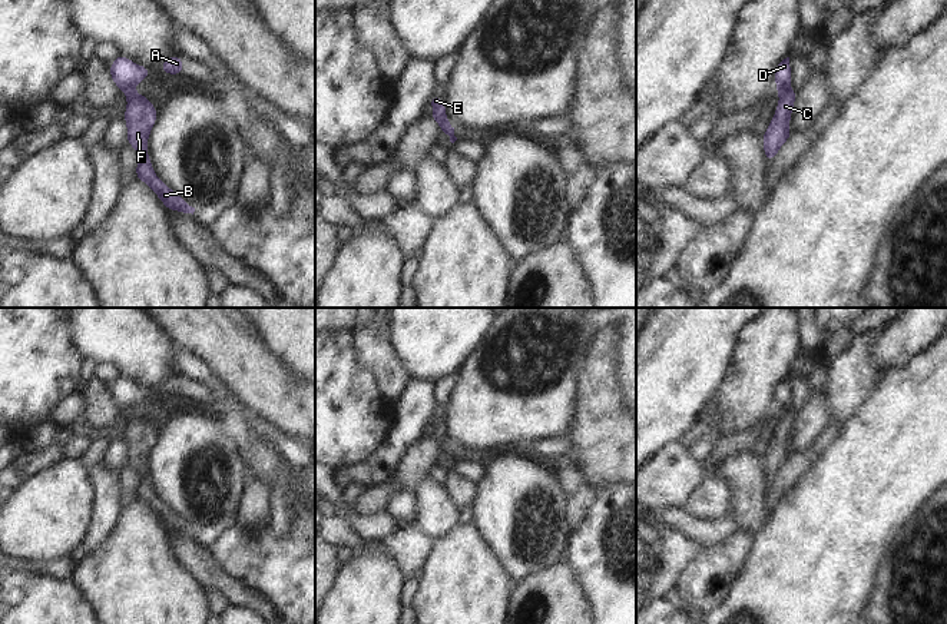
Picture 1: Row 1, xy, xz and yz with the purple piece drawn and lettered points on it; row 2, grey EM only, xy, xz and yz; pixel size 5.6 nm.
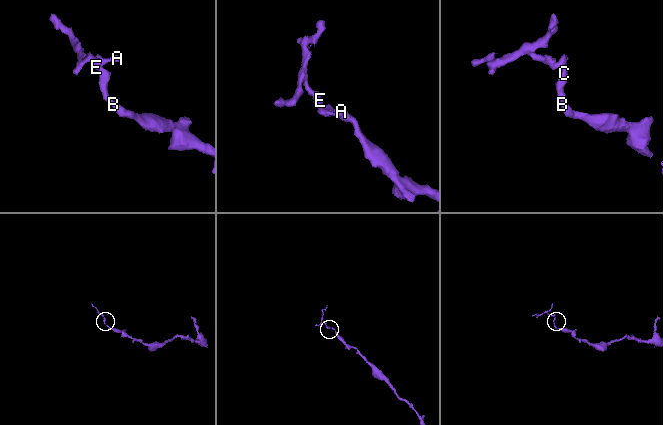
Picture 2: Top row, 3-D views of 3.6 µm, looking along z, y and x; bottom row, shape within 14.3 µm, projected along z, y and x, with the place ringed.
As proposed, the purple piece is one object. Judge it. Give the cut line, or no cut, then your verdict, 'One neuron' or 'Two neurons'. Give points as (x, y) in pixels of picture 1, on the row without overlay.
Split along yz (787, 407), (778, 411). Two neurons

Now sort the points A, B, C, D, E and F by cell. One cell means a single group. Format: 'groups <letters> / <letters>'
groups A D E / B C F

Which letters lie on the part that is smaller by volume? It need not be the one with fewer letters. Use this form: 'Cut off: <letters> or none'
Cut off: A, D, E

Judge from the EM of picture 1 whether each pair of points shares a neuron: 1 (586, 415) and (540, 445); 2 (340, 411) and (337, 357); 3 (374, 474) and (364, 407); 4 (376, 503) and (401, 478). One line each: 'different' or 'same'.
1: different
2: same
3: different
4: same

